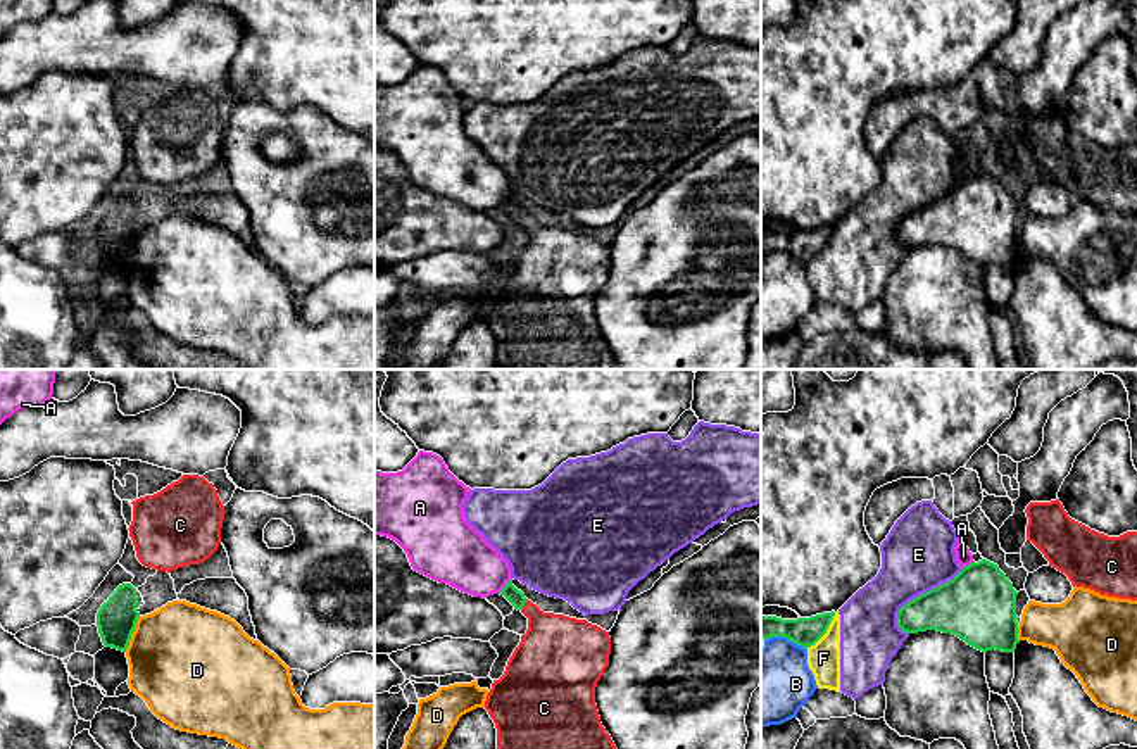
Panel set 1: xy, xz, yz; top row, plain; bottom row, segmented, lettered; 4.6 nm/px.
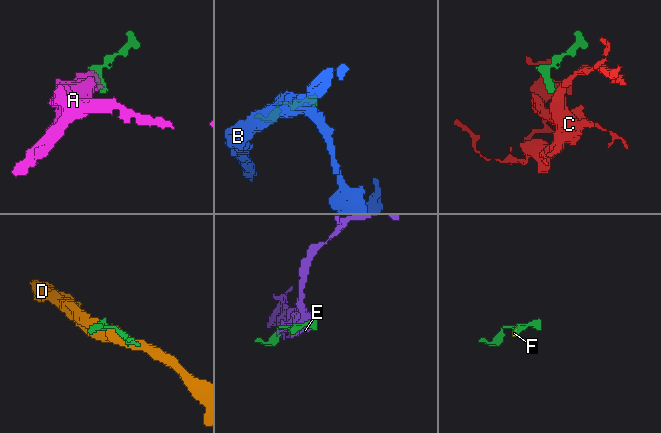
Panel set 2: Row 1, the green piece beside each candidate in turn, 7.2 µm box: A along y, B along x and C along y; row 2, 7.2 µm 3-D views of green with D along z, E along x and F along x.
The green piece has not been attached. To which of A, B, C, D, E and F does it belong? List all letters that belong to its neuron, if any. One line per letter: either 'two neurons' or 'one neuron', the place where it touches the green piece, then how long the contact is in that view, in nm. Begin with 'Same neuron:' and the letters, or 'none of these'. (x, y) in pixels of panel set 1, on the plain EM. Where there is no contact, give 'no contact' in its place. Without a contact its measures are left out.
Same neuron: C
A: two neurons; meets green in xz at (506, 199); contact 100 nm long
B: two neurons; meets green in yz at (785, 251); contact 200 nm long
C: one neuron; meets green in xz at (523, 218); contact 70 nm long
D: two neurons; meets green in xy at (131, 247); contact 180 nm long
E: two neurons; meets green in yz at (925, 206); contact 420 nm long
F: two neurons; meets green in yz at (825, 245); contact 220 nm long

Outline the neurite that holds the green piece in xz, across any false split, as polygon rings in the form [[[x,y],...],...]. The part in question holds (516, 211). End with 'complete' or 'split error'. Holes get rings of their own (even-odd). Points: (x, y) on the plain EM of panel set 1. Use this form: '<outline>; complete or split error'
[[[512,192],[499,207],[528,231],[528,243],[485,314],[497,342],[497,368],[619,369],[595,318],[597,295],[609,280],[609,245],[587,233],[543,226],[512,198]]]; split error

